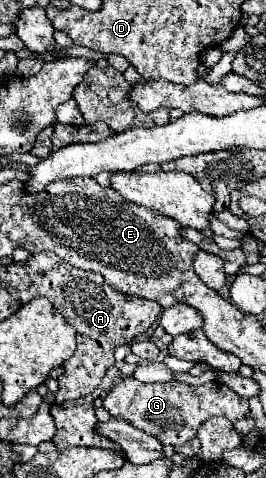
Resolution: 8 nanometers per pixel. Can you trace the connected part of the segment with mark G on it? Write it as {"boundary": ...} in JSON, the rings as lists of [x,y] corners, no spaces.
{"boundary":[[[134,377],[122,379],[106,397],[104,407],[116,419],[124,419],[148,435],[154,435],[160,443],[182,446],[198,435],[198,427],[210,417],[226,417],[238,421],[248,413],[248,399],[236,395],[230,387],[220,383],[206,383],[192,387],[186,383],[140,383]]]}

